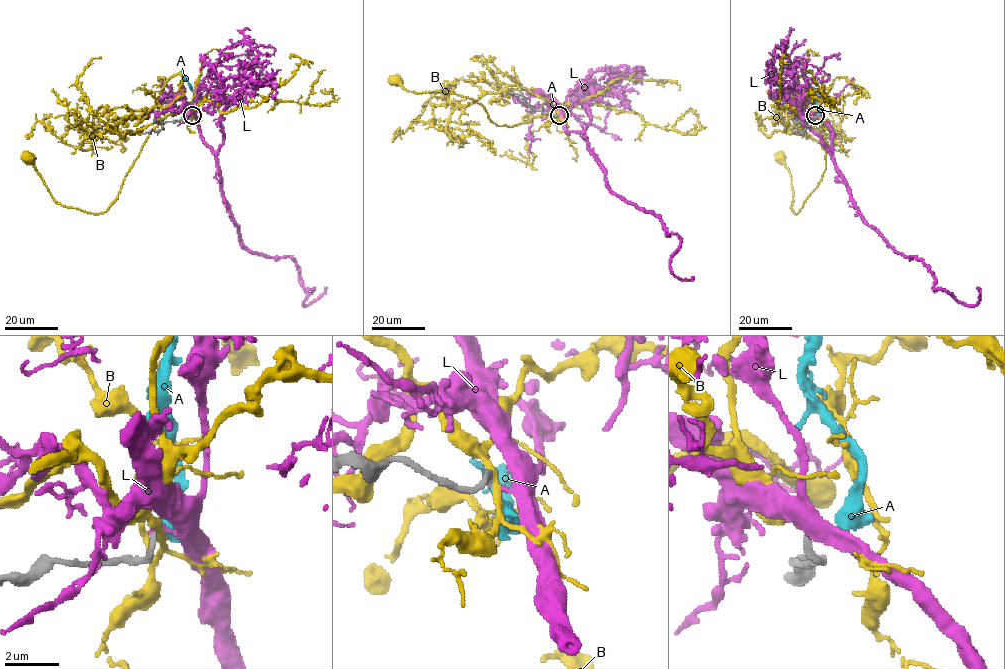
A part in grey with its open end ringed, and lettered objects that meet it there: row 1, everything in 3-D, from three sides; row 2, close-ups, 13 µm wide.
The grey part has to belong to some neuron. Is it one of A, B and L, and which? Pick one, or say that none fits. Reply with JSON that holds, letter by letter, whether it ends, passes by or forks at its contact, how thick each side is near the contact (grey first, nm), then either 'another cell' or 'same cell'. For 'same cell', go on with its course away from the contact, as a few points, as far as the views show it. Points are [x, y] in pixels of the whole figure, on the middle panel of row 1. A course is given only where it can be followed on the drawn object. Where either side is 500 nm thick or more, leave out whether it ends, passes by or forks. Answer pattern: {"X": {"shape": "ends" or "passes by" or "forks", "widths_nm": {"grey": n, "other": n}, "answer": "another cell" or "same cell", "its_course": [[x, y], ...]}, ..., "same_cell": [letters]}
{"A": {"shape": "ends", "widths_nm": {"grey": 240, "other": 200}, "answer": "same cell", "its_course": [[558, 116], [551, 104], [549, 109]]}, "B": {"shape": "passes by", "widths_nm": {"grey": 240, "other": 240}, "answer": "another cell"}, "L": {"shape": "ends", "widths_nm": {"grey": 260, "other": 140}, "answer": "another cell"}, "same_cell": ["A"]}

